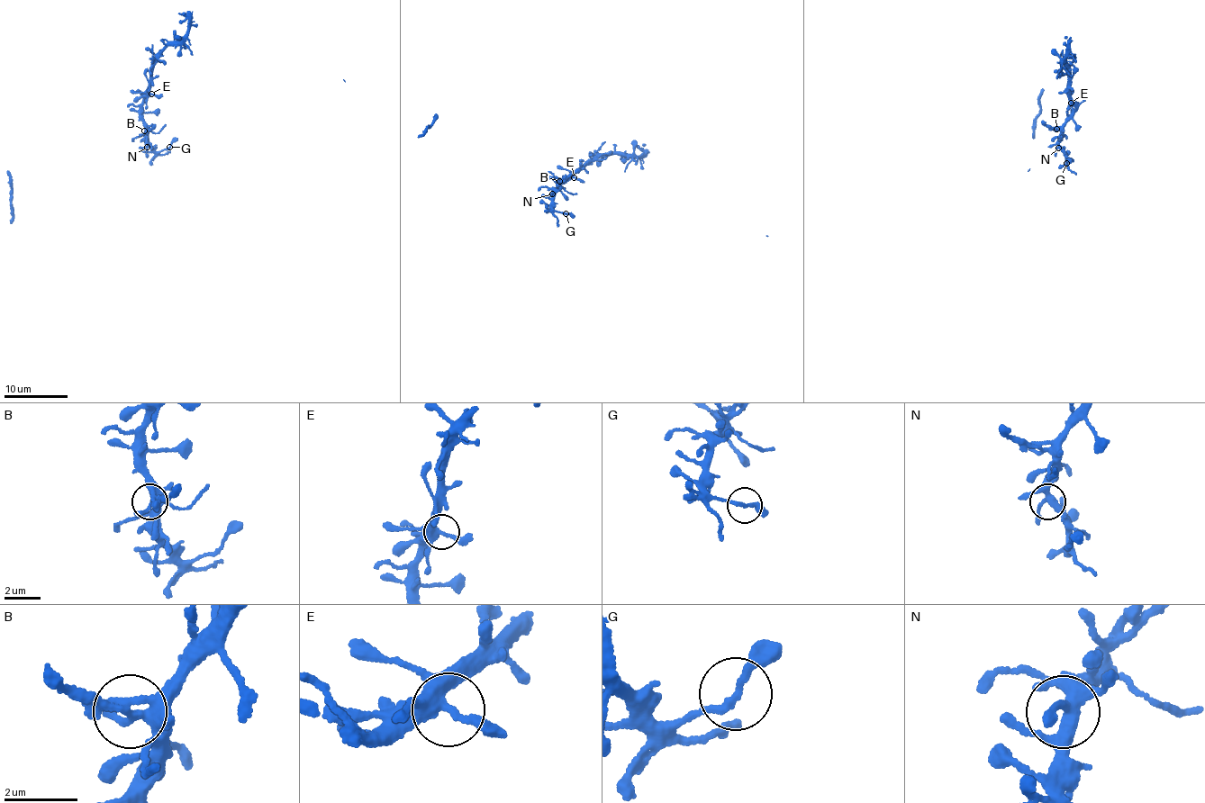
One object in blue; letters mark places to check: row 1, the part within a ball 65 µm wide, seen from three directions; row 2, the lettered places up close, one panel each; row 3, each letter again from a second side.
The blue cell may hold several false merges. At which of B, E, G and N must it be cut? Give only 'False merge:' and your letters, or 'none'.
False merge: none

